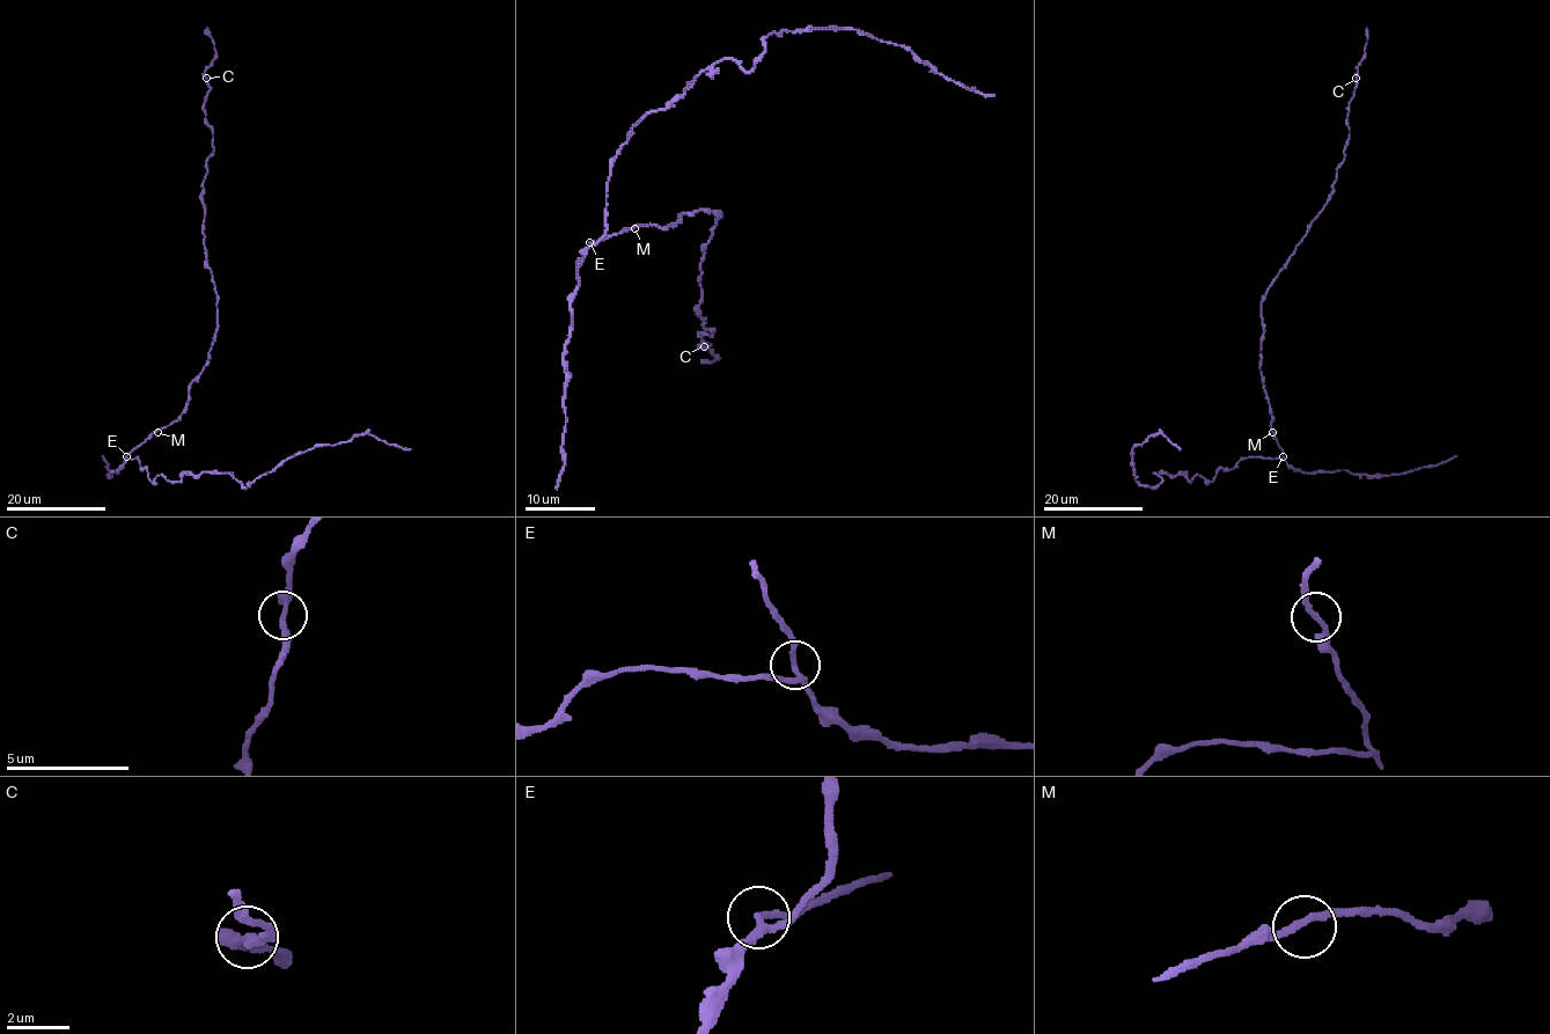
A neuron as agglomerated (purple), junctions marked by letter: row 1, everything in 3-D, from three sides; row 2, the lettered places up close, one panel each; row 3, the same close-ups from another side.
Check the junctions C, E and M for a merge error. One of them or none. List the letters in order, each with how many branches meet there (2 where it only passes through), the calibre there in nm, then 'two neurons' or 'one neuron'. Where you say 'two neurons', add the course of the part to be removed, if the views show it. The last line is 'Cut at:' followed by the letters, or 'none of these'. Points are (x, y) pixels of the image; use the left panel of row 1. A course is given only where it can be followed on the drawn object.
C: branches 3; calibre 220 nm; one neuron
E: branches 3; calibre 190 nm; one neuron
M: branches 2; calibre 200 nm; one neuron
Cut at: none of these

